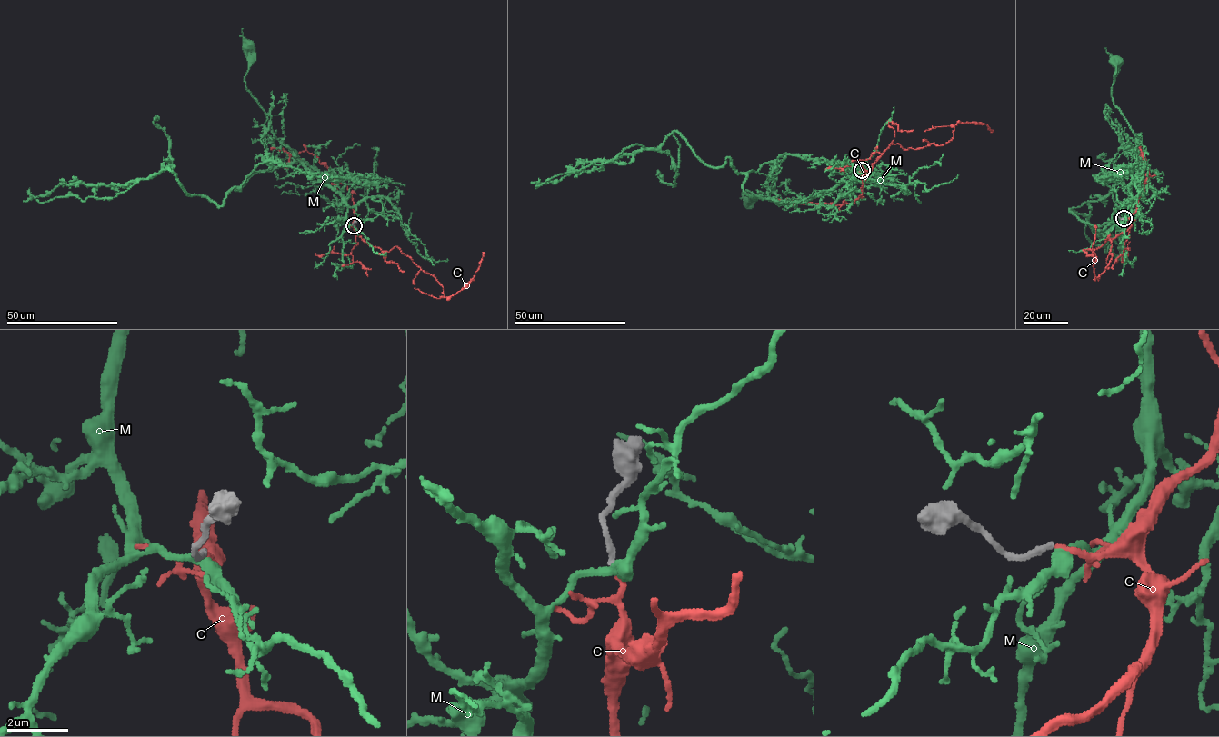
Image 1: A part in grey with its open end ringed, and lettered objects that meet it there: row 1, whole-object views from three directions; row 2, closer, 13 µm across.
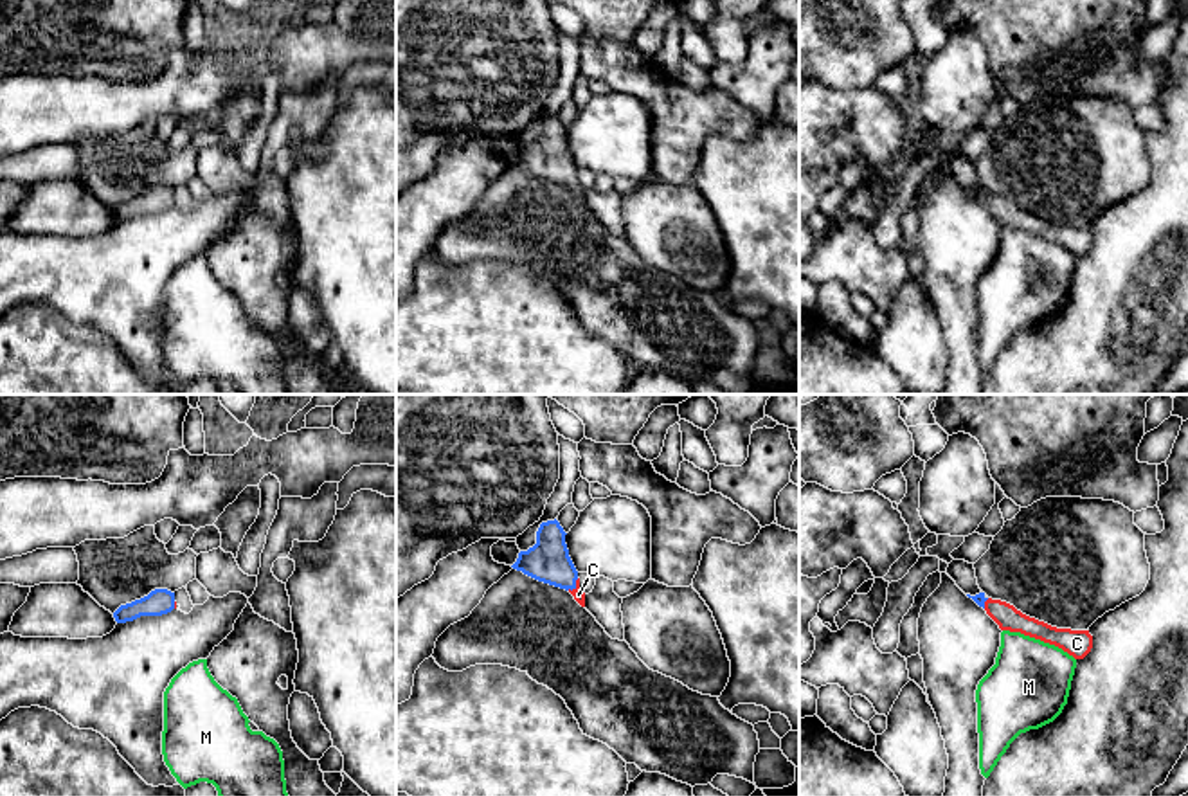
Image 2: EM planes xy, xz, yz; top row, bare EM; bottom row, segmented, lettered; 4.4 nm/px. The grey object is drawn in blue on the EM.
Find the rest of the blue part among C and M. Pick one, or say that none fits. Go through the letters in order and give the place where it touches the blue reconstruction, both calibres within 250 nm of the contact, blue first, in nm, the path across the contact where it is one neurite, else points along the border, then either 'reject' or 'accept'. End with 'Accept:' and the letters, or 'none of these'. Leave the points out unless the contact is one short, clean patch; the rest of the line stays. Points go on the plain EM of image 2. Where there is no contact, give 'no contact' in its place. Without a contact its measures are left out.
C: xz (575, 182) | 190/50 nm | across xz (548, 157), (575, 182), (578, 191) | accept
M: no contact | reject
Accept: C

